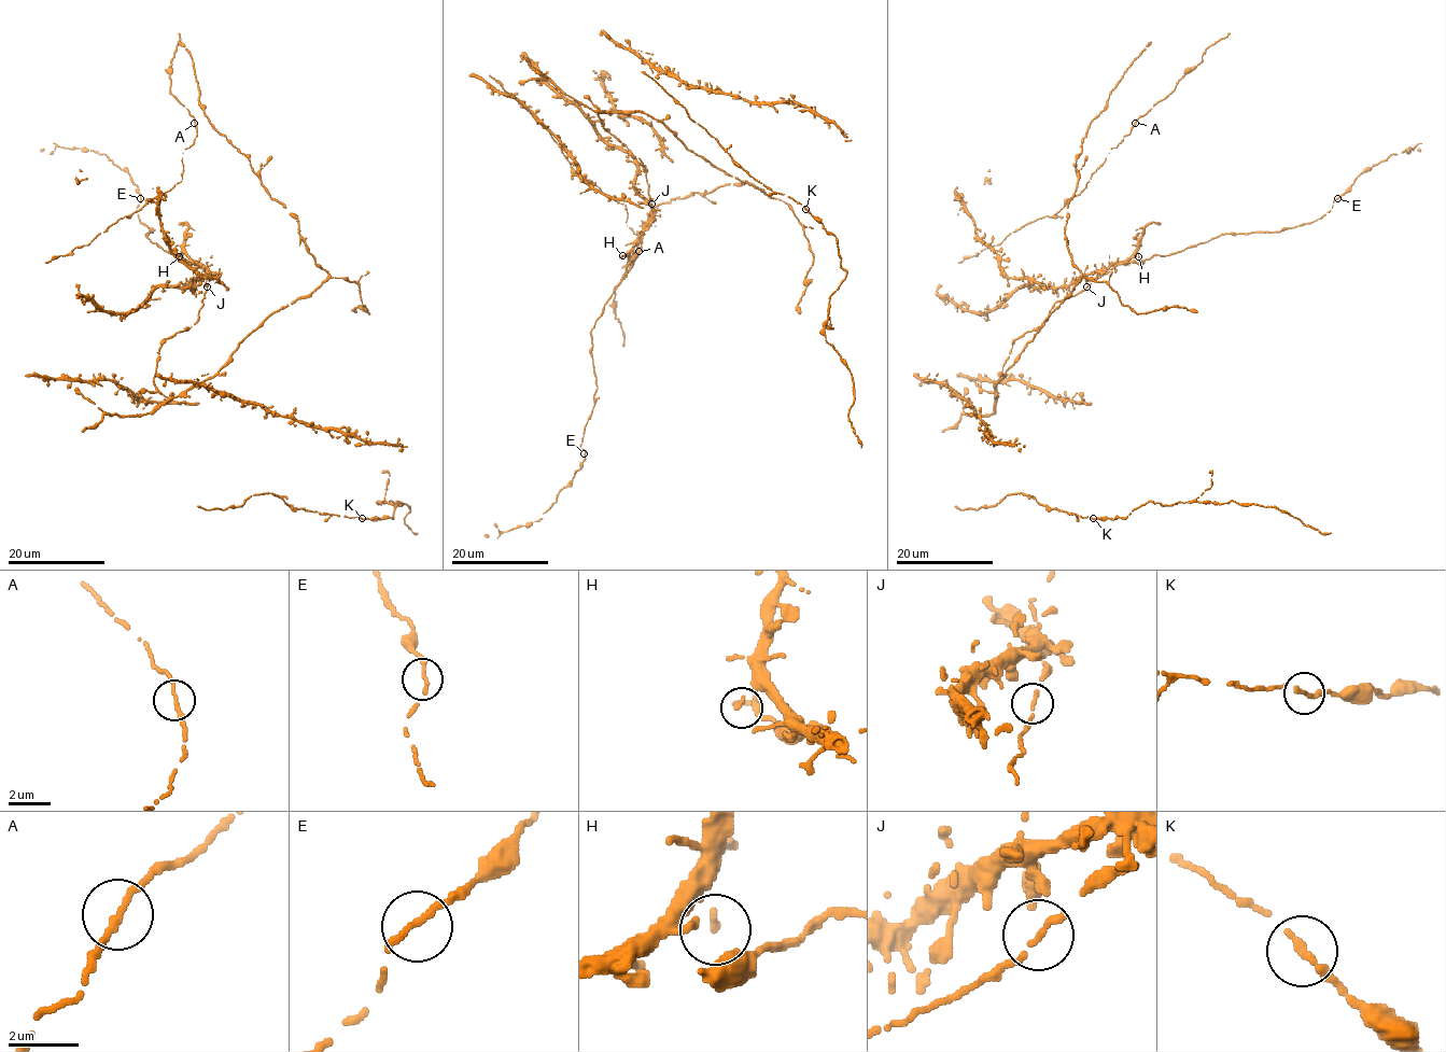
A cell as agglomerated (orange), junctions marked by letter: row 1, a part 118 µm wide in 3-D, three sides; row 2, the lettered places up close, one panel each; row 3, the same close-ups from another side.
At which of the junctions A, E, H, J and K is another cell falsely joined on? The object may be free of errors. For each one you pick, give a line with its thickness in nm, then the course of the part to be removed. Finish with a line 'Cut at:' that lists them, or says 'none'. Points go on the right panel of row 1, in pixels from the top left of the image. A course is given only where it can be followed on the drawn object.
Cut at: none

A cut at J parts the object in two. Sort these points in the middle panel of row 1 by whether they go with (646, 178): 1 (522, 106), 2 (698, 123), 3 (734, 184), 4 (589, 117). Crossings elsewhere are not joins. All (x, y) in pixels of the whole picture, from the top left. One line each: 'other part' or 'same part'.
1: other part
2: other part
3: other part
4: other part

